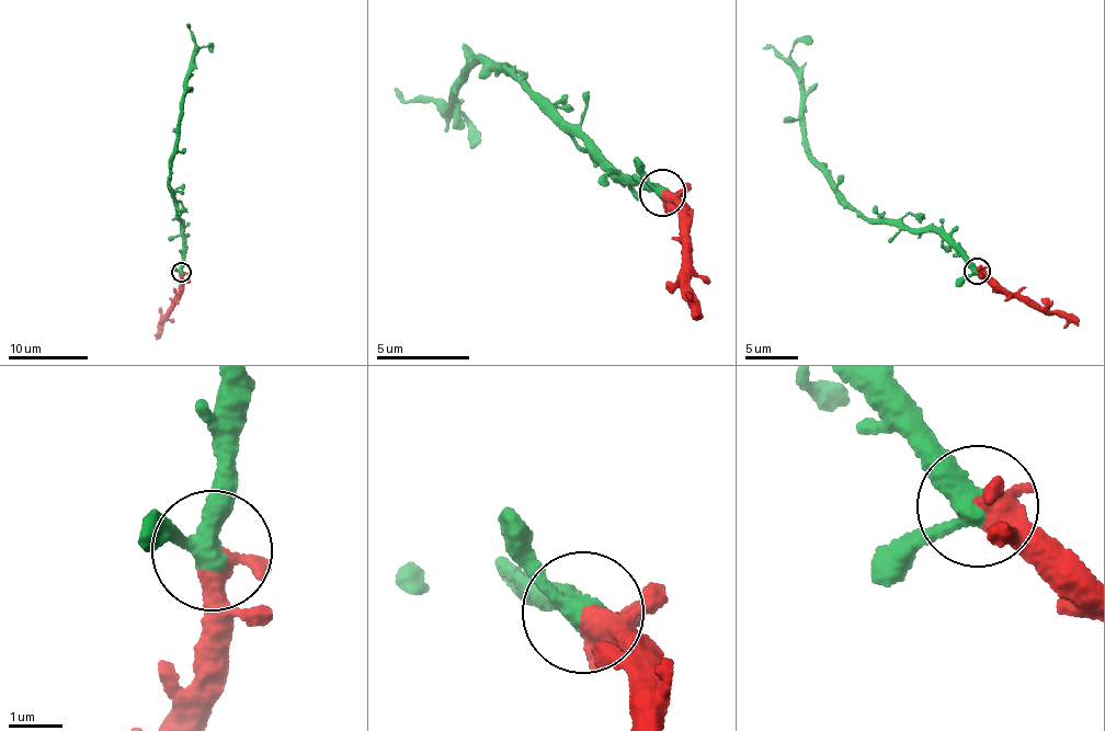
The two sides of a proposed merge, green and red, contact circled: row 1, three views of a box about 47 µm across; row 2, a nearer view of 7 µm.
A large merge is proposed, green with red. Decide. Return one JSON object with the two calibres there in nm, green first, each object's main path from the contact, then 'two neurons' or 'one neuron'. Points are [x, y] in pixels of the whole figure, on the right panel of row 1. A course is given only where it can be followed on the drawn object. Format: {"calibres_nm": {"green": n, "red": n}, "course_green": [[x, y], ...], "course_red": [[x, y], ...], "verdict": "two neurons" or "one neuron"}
{"calibres_nm": {"green": 380, "red": 550}, "course_green": [[976, 271], [956, 244], [937, 232], [878, 223], [851, 206], [809, 148], [799, 73], [776, 49], [763, 48]], "course_red": [[976, 271], [997, 289], [1067, 315], [1079, 322]], "verdict": "one neuron"}

